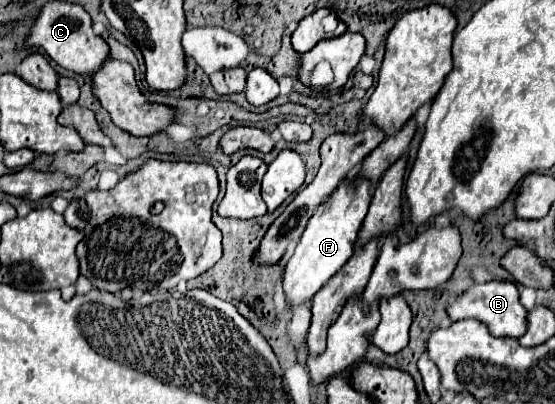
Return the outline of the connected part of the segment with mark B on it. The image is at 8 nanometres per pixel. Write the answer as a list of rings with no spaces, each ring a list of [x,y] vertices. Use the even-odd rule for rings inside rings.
[[[491,280],[485,284],[473,284],[463,296],[459,296],[449,308],[449,318],[463,320],[463,318],[475,318],[483,322],[493,336],[511,336],[519,338],[527,332],[527,310],[519,302],[517,286],[509,280]]]

